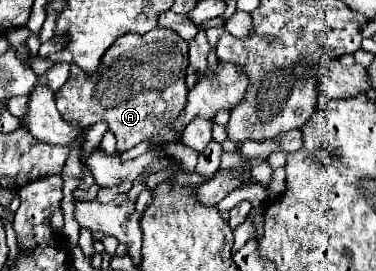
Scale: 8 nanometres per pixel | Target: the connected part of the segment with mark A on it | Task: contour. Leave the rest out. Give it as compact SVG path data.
M156 27L144 35L126 33L104 53L94 77L86 77L76 63L70 63L68 81L54 93L56 107L64 121L82 129L96 121L106 121L108 129L116 135L118 153L154 137L174 141L176 129L172 129L172 125L176 117L184 113L188 97L184 83L186 67L188 43L172 29Z

